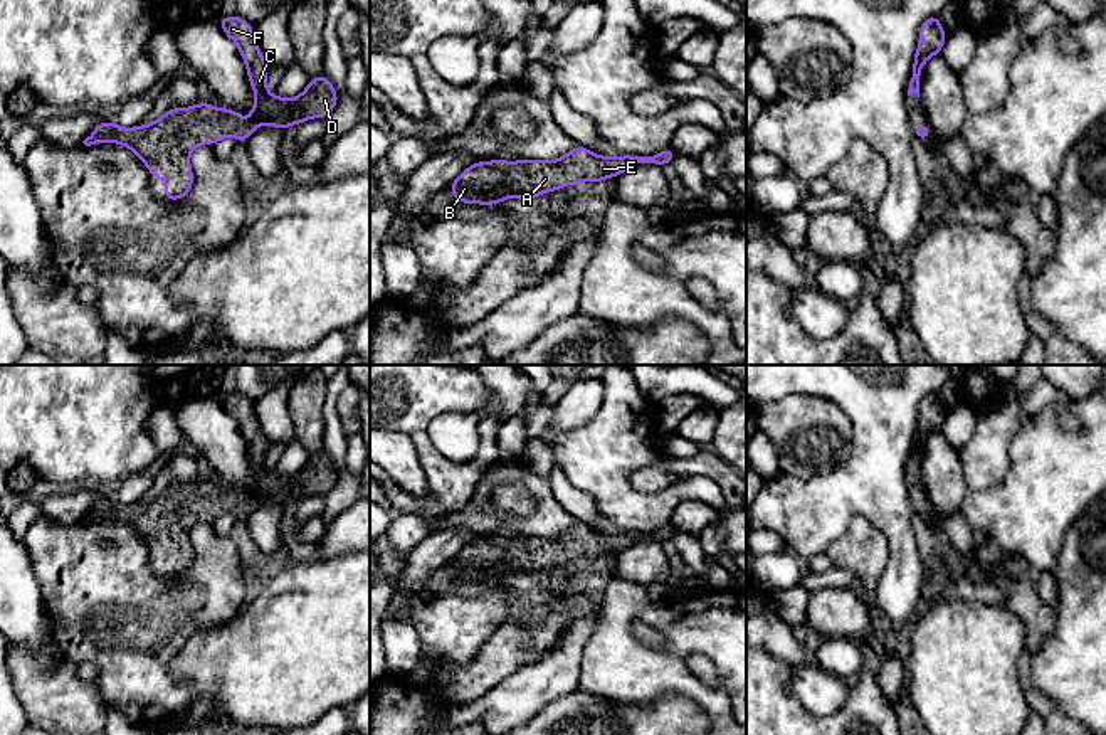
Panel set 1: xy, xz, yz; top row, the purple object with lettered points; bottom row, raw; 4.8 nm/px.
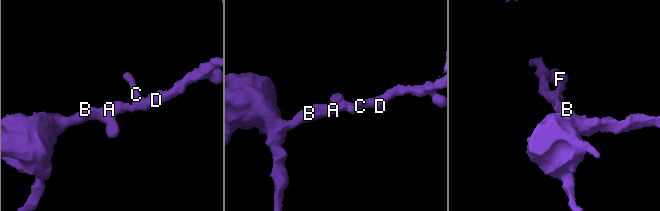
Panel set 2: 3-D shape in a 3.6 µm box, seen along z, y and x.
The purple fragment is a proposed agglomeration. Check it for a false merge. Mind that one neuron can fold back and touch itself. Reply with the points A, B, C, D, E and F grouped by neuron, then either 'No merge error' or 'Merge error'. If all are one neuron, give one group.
Groups: A B C D E F. No merge error

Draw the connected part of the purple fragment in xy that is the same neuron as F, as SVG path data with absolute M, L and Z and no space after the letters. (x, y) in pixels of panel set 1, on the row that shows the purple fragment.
M232 13L219 20L245 62L255 103L244 124L239 111L213 108L202 101L190 108L171 108L156 121L123 128L114 121L99 123L82 141L86 146L113 141L128 146L148 168L151 177L165 182L165 200L180 200L193 187L190 153L198 145L215 145L225 136L245 141L257 126L276 126L286 131L311 118L326 118L338 104L338 93L326 76L311 77L306 89L282 99L267 91L269 64L257 45L252 24Z

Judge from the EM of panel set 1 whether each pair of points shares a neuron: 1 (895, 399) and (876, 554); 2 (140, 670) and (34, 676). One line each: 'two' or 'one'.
1: two
2: two

